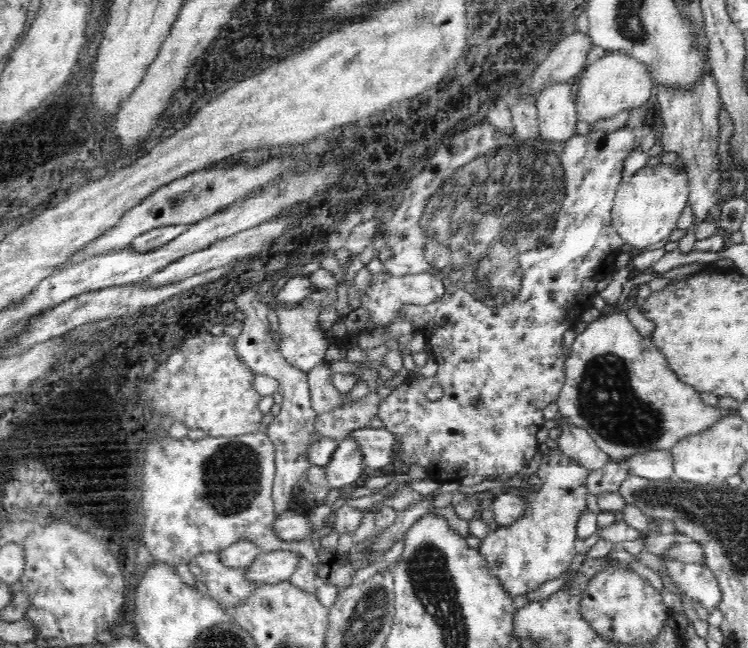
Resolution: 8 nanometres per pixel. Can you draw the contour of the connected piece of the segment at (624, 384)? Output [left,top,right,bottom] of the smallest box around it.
[556,308,723,461]

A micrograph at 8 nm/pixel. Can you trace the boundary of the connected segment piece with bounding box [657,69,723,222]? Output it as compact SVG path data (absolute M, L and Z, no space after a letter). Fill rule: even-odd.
M710 69L708 70L708 74L696 84L696 86L692 86L692 88L688 88L688 90L674 90L673 88L665 88L665 86L658 86L657 89L658 93L658 103L660 103L660 112L662 117L662 124L663 124L663 132L660 139L660 144L664 148L665 151L669 152L676 152L678 153L678 156L680 159L682 159L682 162L684 163L684 167L686 167L686 174L689 178L689 198L688 198L688 205L692 208L692 212L694 214L695 222L704 222L706 221L706 218L710 215L710 211L716 204L719 203L719 200L717 200L717 196L715 196L715 192L717 191L717 186L720 180L720 167L718 162L718 157L716 156L717 148L718 148L718 135L719 135L719 125L718 125L718 118L719 118L719 110L721 107L723 107L723 104L721 102L720 96L719 96L719 86L717 85L717 82L713 78L713 76L710 74Z

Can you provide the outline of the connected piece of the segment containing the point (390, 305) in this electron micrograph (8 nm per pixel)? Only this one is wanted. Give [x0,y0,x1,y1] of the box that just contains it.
[360,272,444,327]

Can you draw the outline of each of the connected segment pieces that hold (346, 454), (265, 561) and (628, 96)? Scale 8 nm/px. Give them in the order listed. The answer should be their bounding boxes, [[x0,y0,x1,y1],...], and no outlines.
[[326,438,364,489],[248,550,302,584],[575,51,654,125]]

